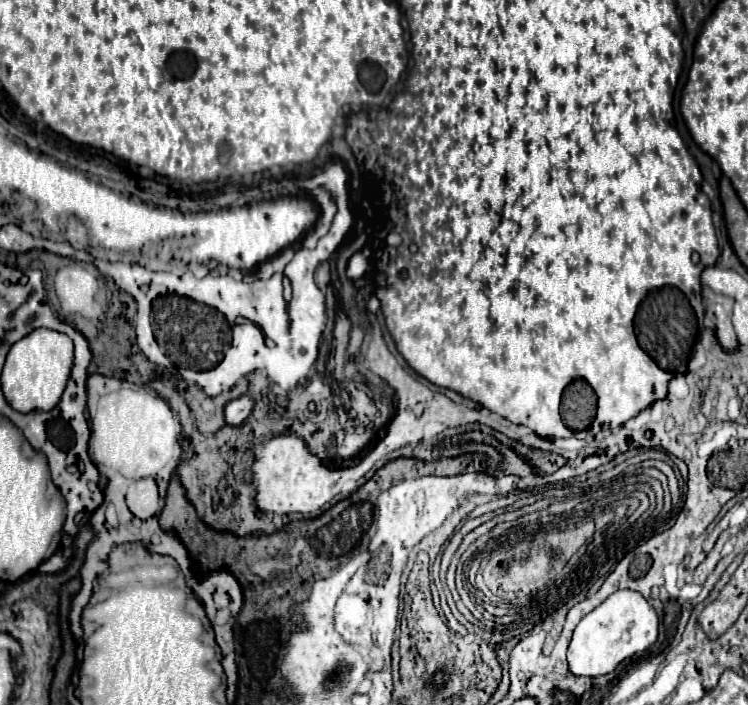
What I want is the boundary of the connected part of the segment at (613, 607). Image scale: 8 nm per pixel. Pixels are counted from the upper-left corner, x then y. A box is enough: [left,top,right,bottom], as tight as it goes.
[567,589,659,677]

